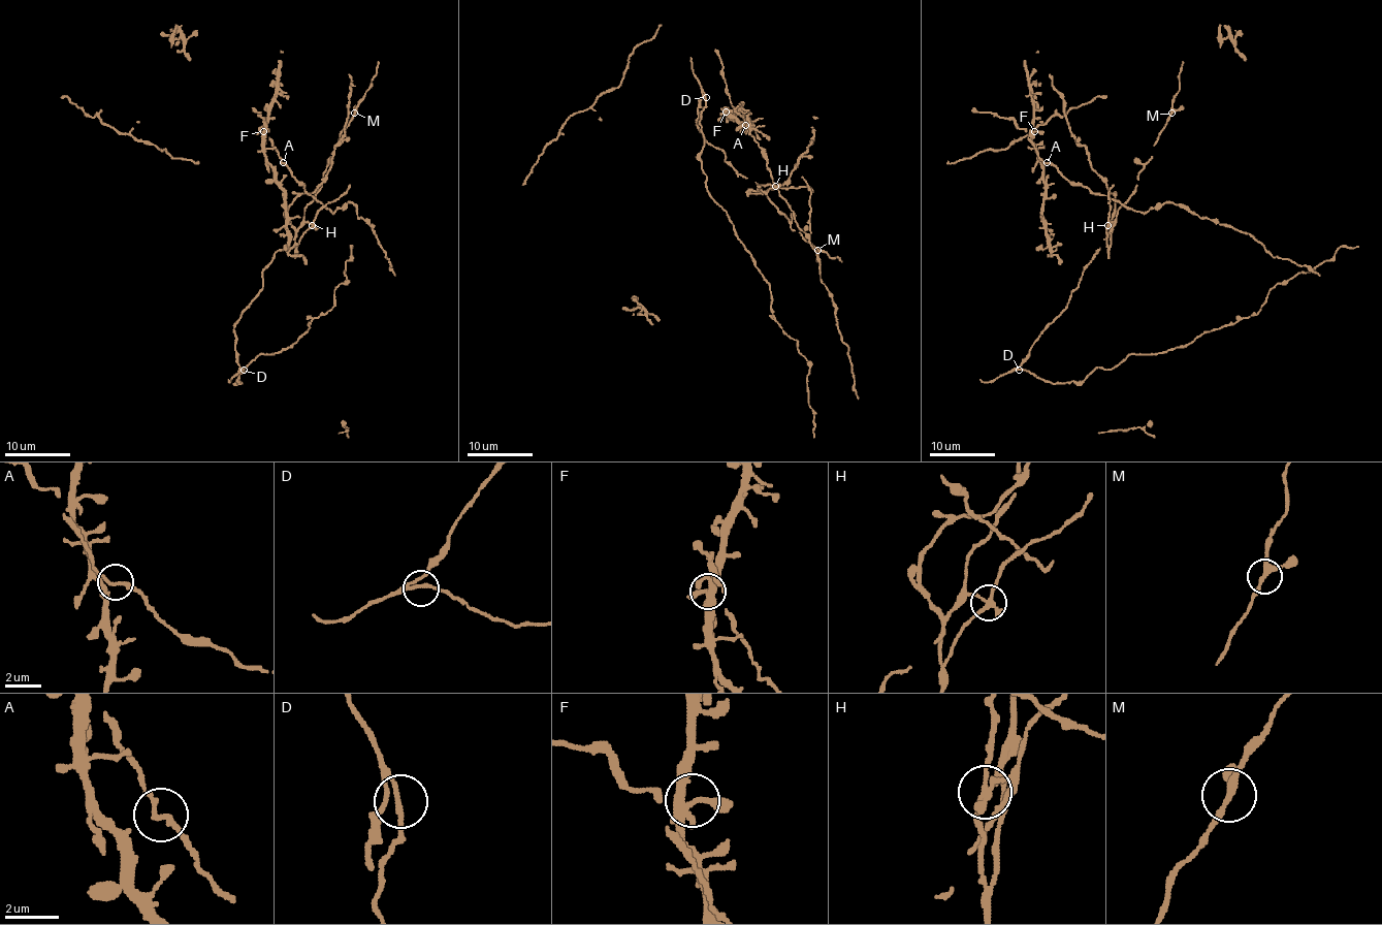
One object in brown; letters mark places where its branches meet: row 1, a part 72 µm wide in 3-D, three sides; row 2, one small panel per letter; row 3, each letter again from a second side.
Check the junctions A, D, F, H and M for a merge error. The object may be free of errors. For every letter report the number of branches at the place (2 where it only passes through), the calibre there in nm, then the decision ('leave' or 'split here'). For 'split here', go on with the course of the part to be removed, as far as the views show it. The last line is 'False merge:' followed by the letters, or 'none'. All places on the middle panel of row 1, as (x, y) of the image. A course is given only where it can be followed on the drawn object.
A: 3 | 140 nm | leave
D: 3 | 140 nm | leave
F: 3 | 280 nm | leave
H: 3 | 240 nm | split here | (774, 186), (766, 184), (750, 192), (774, 189), (788, 179), (812, 141), (812, 127), (817, 117)
M: 3 | 220 nm | leave
False merge: H

